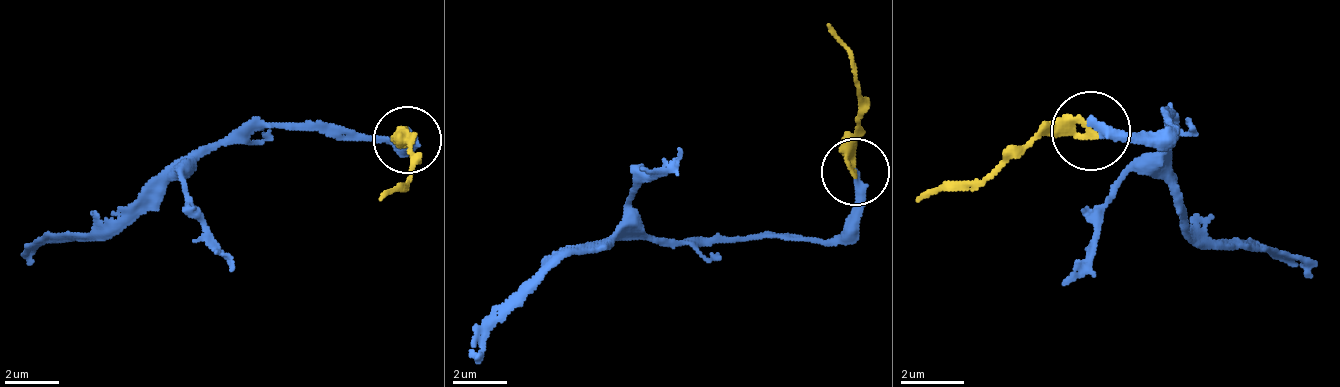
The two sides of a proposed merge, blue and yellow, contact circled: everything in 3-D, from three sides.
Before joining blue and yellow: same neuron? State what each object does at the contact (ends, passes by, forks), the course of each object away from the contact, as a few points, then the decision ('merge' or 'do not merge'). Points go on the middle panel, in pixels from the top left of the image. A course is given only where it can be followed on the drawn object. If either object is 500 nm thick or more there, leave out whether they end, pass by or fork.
blue ends; yellow ends; course blue (853, 173), (853, 220), (826, 241), (645, 241), (571, 247), (484, 341), (477, 362); course yellow (853, 173), (847, 133), (860, 86), (853, 52), (826, 25); merge

